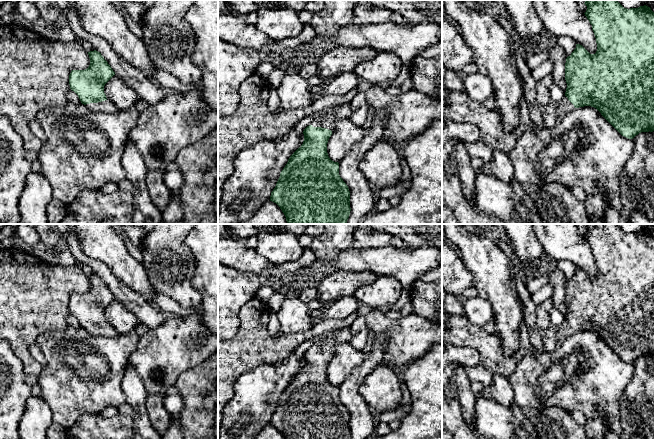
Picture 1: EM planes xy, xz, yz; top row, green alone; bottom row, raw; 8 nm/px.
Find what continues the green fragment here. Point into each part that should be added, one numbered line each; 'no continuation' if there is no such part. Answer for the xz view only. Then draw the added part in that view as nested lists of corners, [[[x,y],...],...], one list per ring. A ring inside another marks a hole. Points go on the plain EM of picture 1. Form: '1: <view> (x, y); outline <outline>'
1: xz (331, 339); outline [[[341,328],[340,330],[334,330],[326,333],[324,341],[322,343],[315,344],[311,347],[313,351],[322,351],[331,354],[335,353],[336,345],[341,342],[350,342],[351,332],[350,328]]]

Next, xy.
1: xy (106, 330); outline [[[109,324],[86,328],[86,331],[94,336],[117,337],[119,335],[119,332]]]

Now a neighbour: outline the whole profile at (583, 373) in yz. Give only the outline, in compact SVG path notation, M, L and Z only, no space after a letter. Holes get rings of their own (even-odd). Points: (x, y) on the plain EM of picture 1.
M584 330L559 343L551 353L523 357L508 379L514 407L543 409L557 406L567 412L580 411L587 420L605 420L607 427L620 435L620 401L633 373L632 363L622 360L596 332Z

